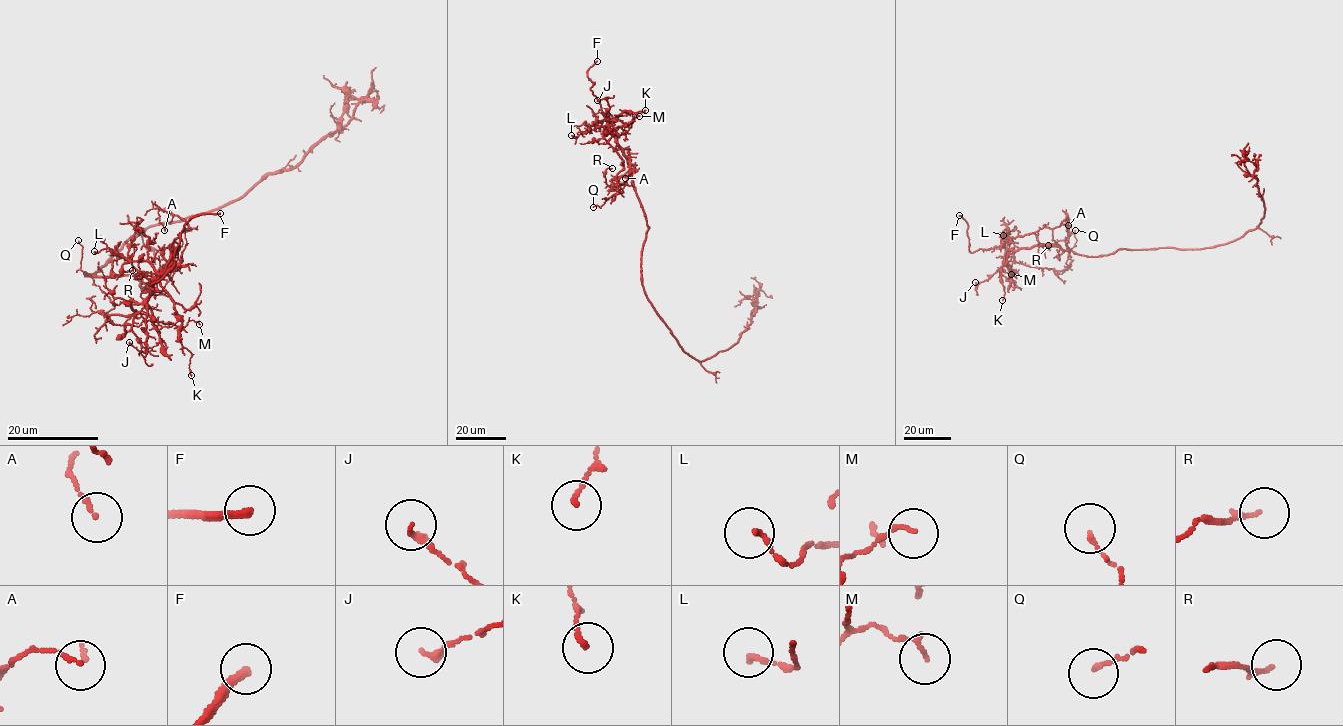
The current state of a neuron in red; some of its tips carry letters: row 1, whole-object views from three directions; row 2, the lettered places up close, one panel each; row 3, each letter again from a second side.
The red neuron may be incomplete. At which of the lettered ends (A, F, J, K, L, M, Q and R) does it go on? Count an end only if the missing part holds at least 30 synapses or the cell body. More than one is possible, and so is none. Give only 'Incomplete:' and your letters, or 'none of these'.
Incomplete: F

